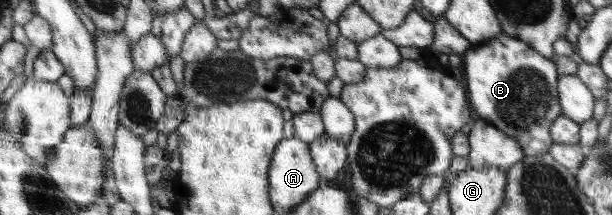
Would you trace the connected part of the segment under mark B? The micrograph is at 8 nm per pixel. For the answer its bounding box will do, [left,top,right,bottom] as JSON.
[461,32,560,156]

